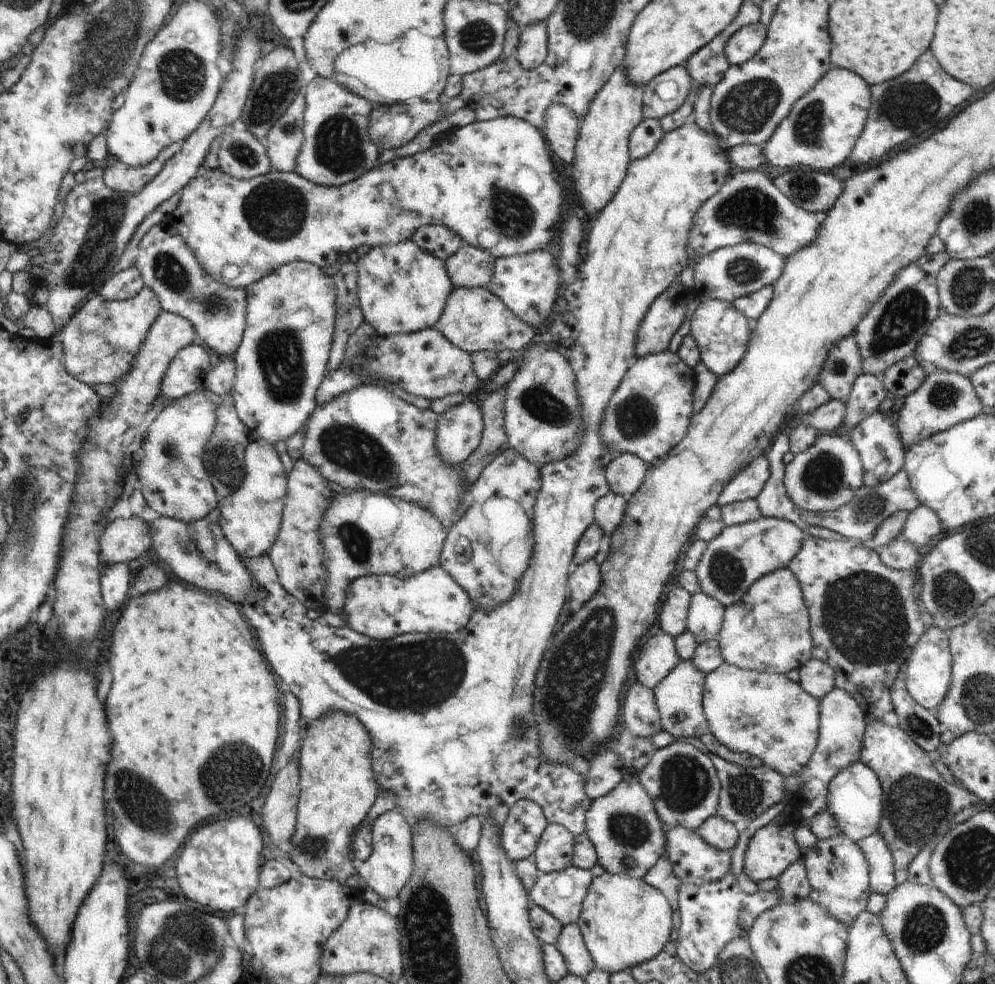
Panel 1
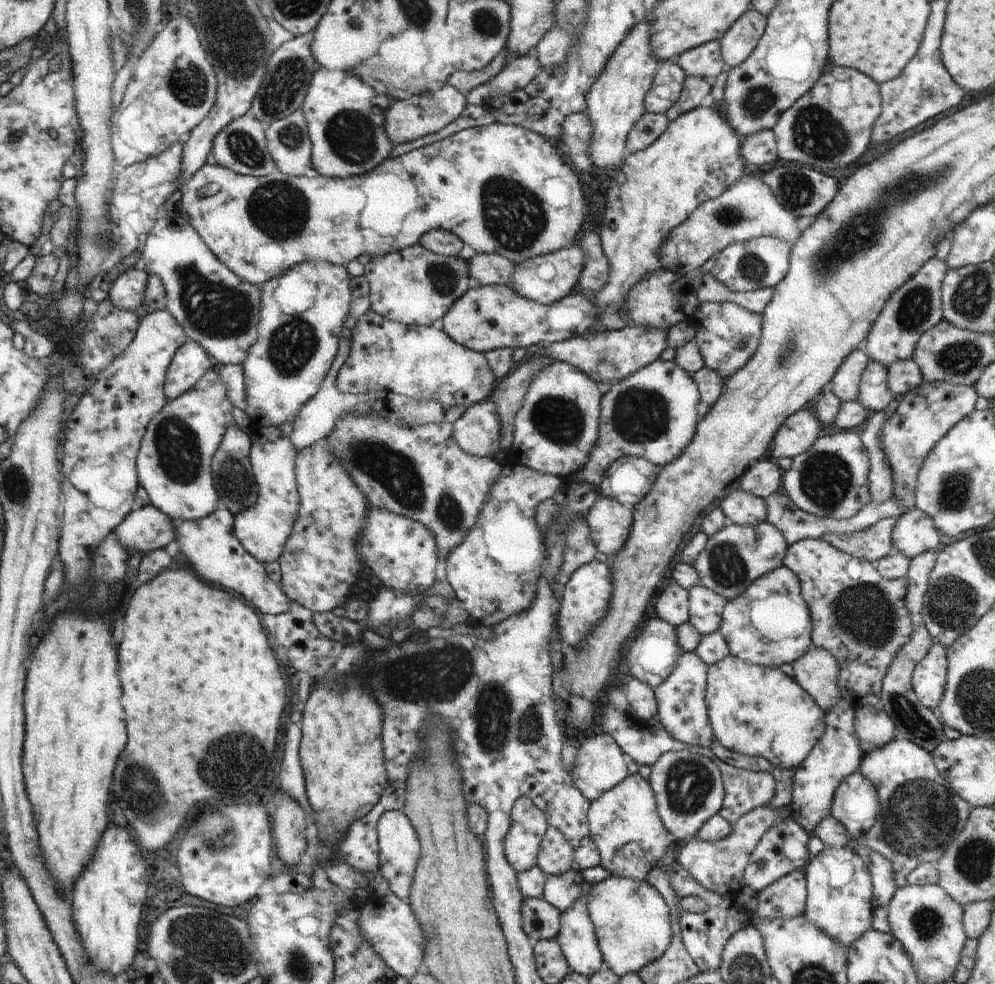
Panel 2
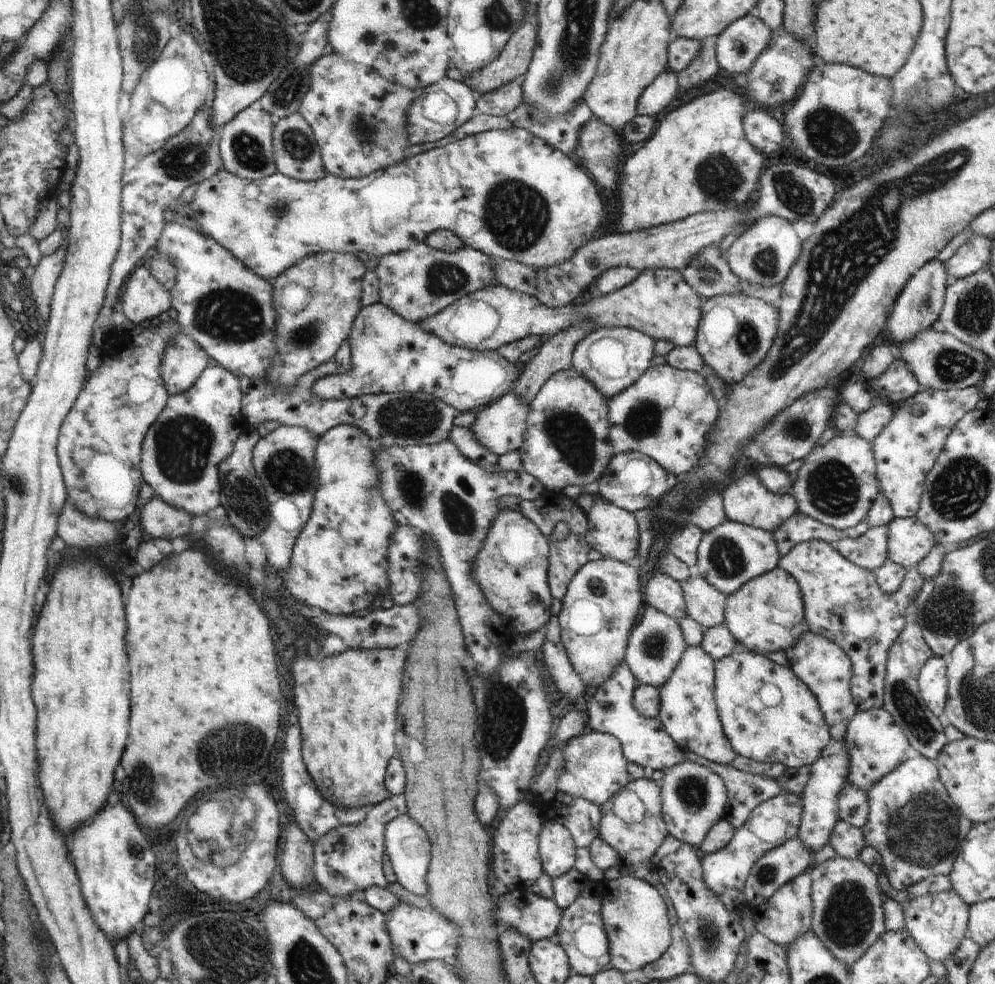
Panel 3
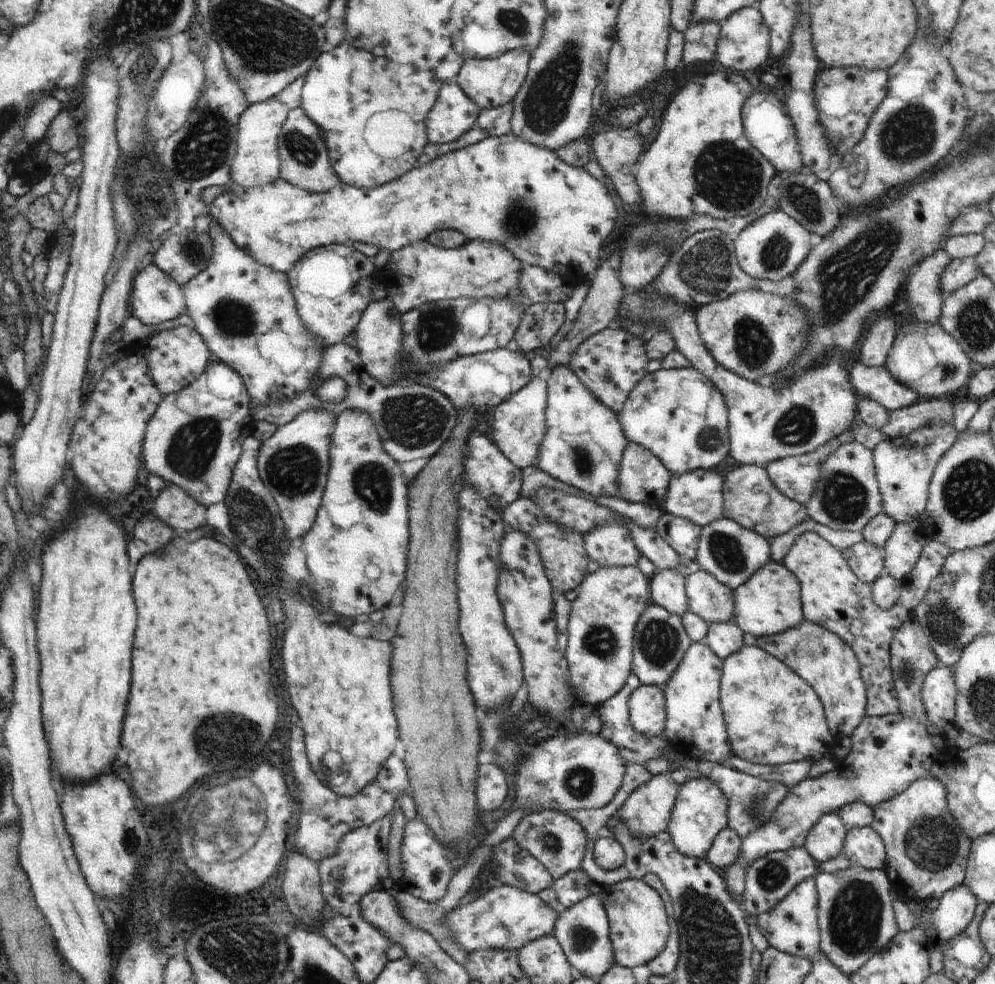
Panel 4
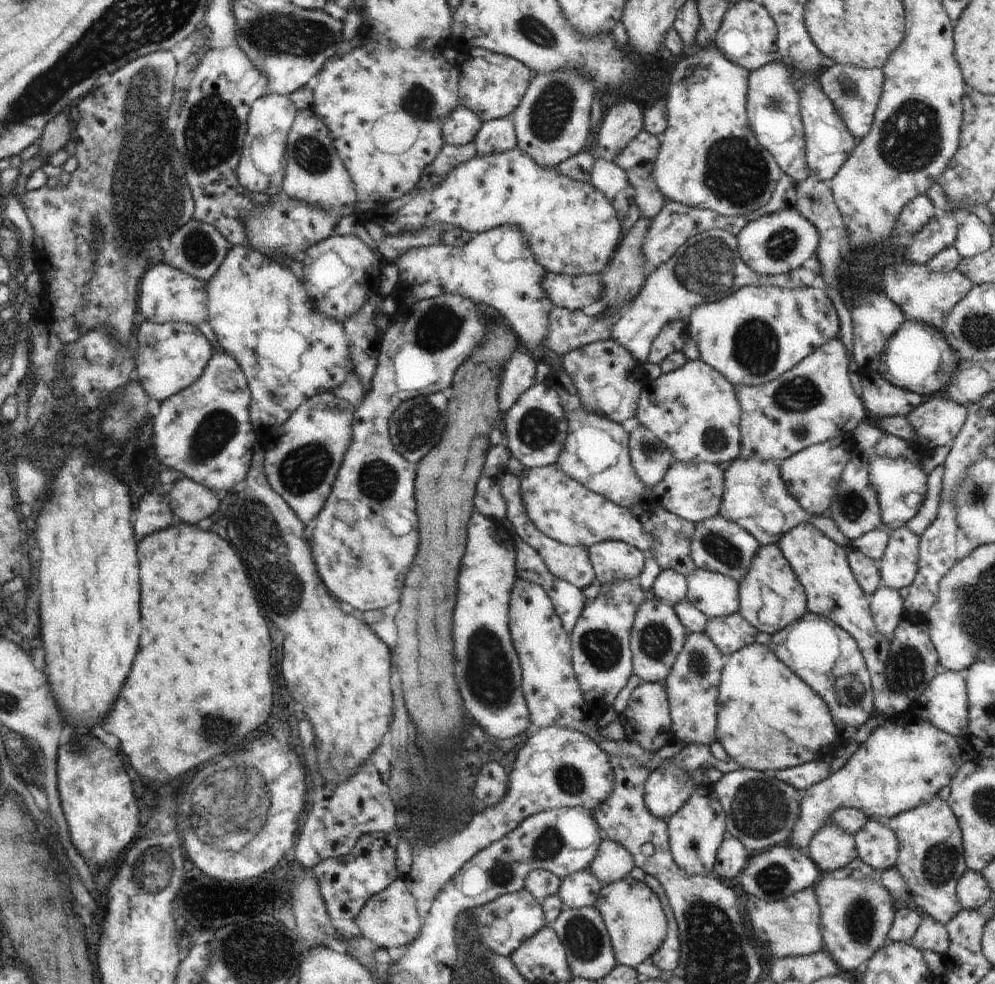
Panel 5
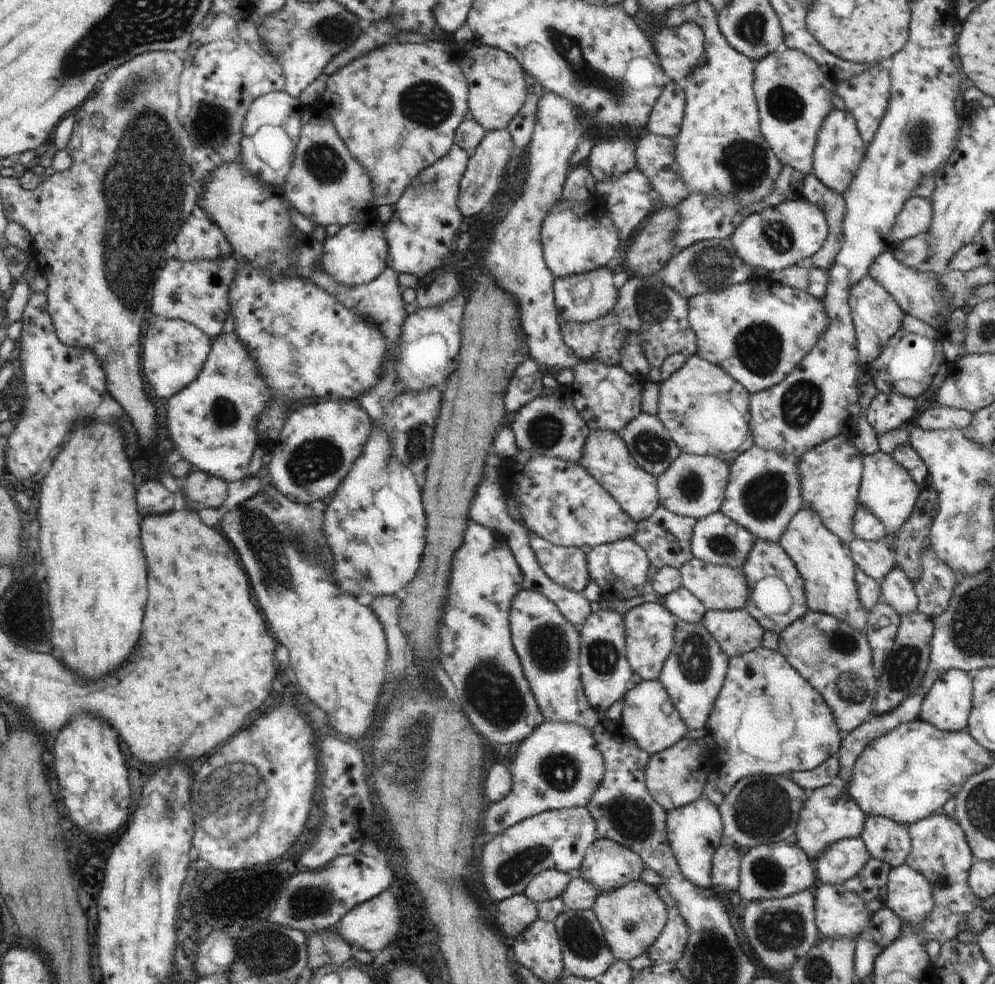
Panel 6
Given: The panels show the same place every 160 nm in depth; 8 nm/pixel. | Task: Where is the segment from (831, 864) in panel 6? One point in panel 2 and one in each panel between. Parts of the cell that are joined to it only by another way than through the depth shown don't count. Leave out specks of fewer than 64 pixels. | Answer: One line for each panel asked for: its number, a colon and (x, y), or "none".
2: (837, 754)
3: (820, 803)
4: (825, 840)
5: (831, 848)

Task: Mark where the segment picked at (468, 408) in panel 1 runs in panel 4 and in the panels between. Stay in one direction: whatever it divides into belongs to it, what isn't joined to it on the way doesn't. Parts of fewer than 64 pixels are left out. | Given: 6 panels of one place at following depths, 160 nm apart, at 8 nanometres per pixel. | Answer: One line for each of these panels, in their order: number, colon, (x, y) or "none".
2: (478, 432)
3: (500, 427)
4: (518, 427)

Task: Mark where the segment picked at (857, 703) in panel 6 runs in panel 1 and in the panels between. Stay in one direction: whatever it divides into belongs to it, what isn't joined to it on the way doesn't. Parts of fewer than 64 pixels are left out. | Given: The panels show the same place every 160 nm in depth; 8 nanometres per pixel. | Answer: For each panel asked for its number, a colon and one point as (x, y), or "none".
1: (817, 678)
2: (816, 671)
3: (821, 664)
4: (822, 659)
5: (820, 653)

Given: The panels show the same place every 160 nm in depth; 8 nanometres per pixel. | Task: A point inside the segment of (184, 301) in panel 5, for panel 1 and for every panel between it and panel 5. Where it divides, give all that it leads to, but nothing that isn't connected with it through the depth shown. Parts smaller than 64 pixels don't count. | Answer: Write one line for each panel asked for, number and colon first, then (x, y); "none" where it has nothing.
1: (126, 284)
2: (128, 290)
3: (143, 299)
4: (156, 297)

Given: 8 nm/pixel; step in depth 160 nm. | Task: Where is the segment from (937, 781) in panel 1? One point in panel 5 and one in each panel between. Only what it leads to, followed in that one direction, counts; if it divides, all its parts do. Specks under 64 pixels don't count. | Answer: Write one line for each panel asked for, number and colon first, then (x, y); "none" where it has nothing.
2: (920, 816)
3: (913, 823)
4: (927, 852)
5: (930, 858)

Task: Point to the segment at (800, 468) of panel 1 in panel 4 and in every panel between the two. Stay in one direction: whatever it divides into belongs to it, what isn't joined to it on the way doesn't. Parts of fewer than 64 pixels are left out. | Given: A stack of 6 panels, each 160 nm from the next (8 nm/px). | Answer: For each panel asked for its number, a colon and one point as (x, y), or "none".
2: (830, 480)
3: (837, 485)
4: (847, 496)

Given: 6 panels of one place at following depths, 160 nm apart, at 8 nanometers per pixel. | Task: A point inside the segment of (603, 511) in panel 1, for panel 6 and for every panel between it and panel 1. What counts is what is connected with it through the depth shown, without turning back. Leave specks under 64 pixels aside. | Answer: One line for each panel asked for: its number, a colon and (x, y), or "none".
2: (610, 523)
3: (614, 532)
4: (610, 545)
5: (611, 560)
6: (621, 568)

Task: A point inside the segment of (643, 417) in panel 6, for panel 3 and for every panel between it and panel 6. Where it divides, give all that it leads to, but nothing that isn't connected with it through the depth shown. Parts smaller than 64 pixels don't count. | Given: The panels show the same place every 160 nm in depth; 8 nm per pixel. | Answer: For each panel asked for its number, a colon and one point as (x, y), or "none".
3: (633, 478)
4: (643, 478)
5: (650, 459)

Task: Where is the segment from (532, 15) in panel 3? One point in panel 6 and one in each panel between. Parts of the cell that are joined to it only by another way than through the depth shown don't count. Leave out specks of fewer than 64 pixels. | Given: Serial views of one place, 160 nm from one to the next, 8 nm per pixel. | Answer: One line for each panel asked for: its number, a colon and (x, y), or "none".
4: (490, 83)
5: (492, 85)
6: (496, 85)

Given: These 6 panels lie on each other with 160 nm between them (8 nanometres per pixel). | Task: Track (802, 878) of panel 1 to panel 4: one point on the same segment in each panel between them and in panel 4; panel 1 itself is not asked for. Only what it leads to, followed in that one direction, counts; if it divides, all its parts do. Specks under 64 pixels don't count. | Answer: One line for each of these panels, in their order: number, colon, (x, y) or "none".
2: (785, 899)
3: (785, 916)
4: (792, 927)

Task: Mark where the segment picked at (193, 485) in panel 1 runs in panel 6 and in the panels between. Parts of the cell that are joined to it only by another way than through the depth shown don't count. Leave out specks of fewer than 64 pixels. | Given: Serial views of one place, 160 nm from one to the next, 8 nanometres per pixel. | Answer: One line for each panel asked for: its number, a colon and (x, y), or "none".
2: (174, 460)
3: (196, 430)
4: (193, 440)
5: (203, 432)
6: (212, 422)

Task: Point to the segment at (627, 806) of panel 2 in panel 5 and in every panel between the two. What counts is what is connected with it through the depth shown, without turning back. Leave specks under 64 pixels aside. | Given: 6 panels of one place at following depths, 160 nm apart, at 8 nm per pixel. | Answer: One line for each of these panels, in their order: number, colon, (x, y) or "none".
3: (635, 844)
4: (647, 811)
5: (667, 789)

